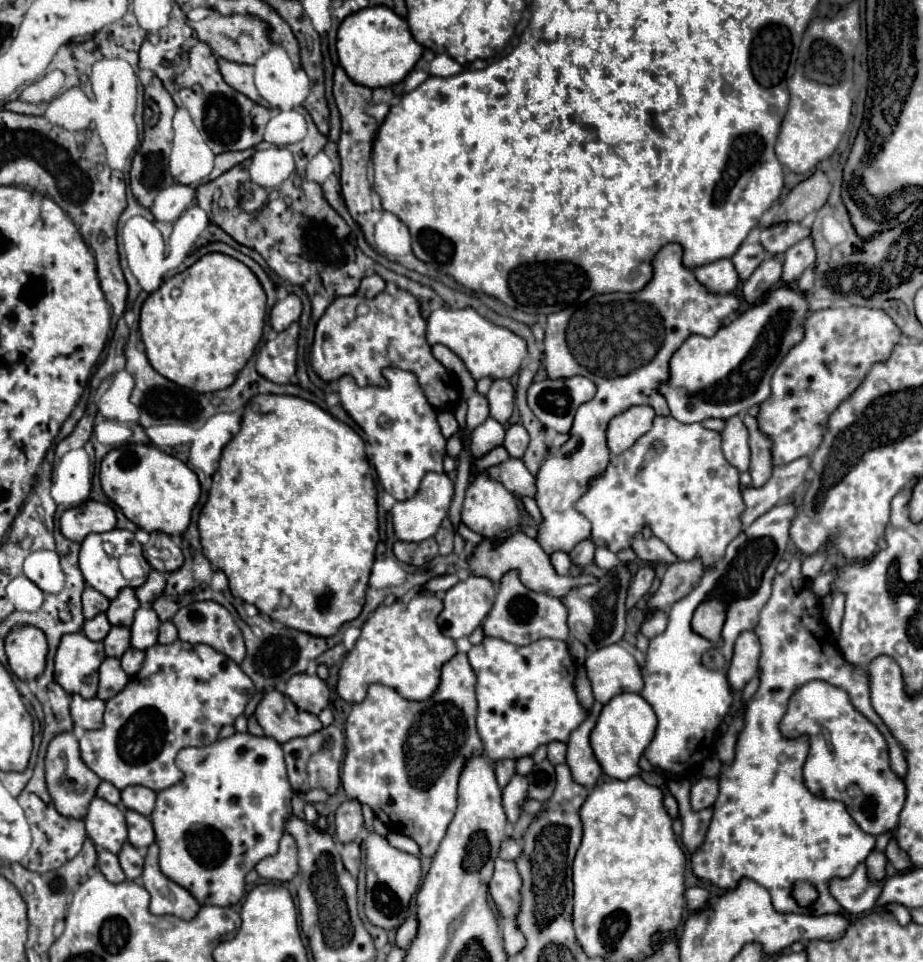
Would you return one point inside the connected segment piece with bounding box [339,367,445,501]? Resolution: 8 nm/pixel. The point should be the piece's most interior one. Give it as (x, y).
(400, 425)

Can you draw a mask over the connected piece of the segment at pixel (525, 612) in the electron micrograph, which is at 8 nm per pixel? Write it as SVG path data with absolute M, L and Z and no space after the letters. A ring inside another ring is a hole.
M509 571L497 589L497 599L483 623L483 631L487 637L499 637L507 639L513 645L529 645L537 639L549 637L549 639L567 639L569 629L567 629L567 611L561 605L559 599L549 597L545 593L535 593L527 589L515 571Z

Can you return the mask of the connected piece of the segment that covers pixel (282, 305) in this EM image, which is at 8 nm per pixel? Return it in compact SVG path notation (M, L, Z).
M289 293L285 299L277 301L271 309L271 327L275 331L285 331L293 321L299 321L301 315L301 301L295 293Z

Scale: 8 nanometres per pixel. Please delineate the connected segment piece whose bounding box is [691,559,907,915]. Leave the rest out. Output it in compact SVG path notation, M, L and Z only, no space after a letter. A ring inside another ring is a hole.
M791 559L791 565L785 573L775 575L773 579L773 593L771 599L765 603L763 611L761 611L761 619L759 625L755 627L755 633L761 641L761 683L757 693L751 697L747 711L745 711L745 727L739 733L735 750L735 761L725 767L721 771L719 777L719 797L713 805L713 819L705 837L705 843L701 845L701 849L697 853L693 853L691 857L691 865L693 865L693 873L699 879L707 879L715 885L719 885L721 889L733 889L741 877L753 879L757 881L761 887L765 887L771 895L773 907L781 913L811 913L811 915L825 915L825 913L841 913L839 903L829 895L827 883L833 877L849 877L851 871L863 863L867 859L867 855L873 851L875 847L875 837L863 833L855 821L849 817L849 813L845 811L845 805L839 801L827 801L827 799L819 799L815 795L811 795L803 783L803 763L809 751L809 743L805 737L801 739L785 739L779 733L779 721L785 715L787 703L791 693L813 679L821 679L827 681L831 685L837 685L841 689L845 689L853 701L853 705L881 731L881 735L887 739L889 745L889 755L891 755L891 769L899 775L905 777L907 773L907 763L903 757L903 749L901 745L895 741L895 737L891 735L891 731L885 727L885 723L881 721L881 717L873 711L871 701L869 701L869 681L867 675L861 667L855 667L851 663L847 663L843 659L843 655L839 653L837 643L833 641L831 631L821 625L823 621L819 619L819 601L813 595L809 581L803 579L801 575L801 561L799 559ZM797 881L809 881L819 897L815 899L815 903L811 903L809 907L801 907L795 897L793 897L793 887Z

